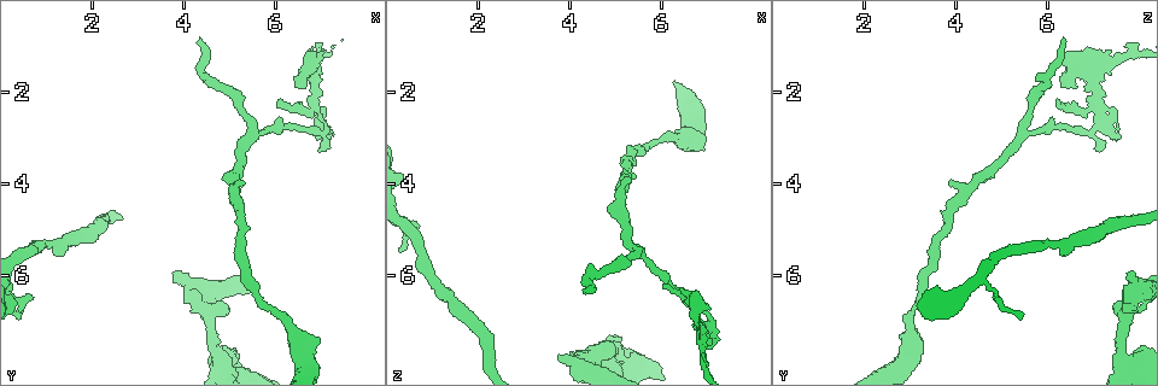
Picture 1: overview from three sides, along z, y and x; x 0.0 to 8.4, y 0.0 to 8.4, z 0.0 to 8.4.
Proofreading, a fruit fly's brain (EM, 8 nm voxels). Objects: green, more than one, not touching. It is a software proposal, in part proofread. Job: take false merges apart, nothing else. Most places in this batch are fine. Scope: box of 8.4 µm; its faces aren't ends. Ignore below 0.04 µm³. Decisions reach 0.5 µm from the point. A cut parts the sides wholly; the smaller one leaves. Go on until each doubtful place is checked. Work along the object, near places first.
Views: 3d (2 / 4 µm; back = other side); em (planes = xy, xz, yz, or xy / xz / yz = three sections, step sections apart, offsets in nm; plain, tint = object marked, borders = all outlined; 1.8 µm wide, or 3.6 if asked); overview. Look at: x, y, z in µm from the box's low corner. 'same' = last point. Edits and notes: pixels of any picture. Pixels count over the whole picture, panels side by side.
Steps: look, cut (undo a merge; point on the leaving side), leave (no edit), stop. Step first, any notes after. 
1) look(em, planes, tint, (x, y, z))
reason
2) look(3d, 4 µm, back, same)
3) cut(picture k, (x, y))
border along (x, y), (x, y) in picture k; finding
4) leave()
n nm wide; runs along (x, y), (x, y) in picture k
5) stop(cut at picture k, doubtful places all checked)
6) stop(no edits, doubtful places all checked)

look(3d, 4 µm, (6.95, 2.50, 7.10))
narrows sharply

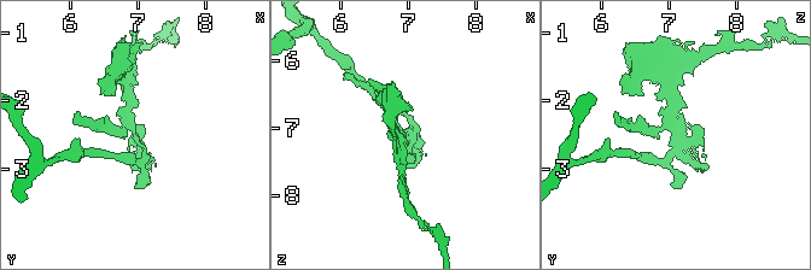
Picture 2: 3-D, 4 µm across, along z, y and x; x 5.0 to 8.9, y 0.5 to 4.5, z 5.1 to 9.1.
look(em, planes, tint, (6.95, 2.45, 7.05))
shape alone is not enough

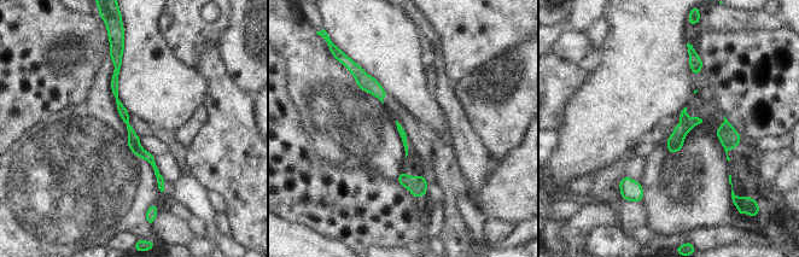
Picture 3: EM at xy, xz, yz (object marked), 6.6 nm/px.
leave()
50 nm wide; runs along (115, 57), (116, 99), (161, 185) in picture 3; all the same cell

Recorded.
look(em, xz, step 16, tint, (6.80, 1.55, 7.00))
abrupt turn

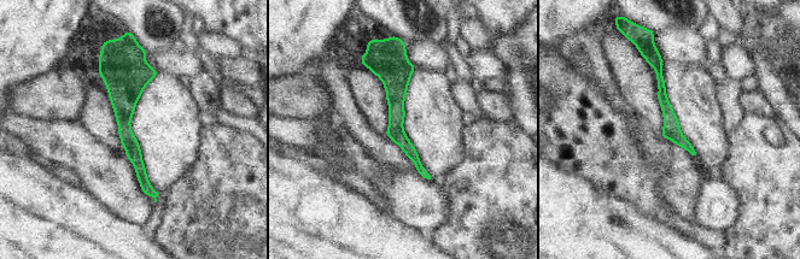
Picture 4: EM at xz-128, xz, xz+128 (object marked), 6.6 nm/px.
look(em, planes, tint, same)
cut it another way

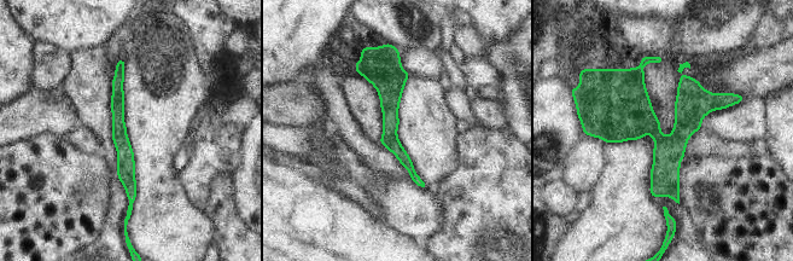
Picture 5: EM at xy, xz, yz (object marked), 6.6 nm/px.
leave()
runs along (121, 62), (117, 123), (132, 198) in picture 5; all the same cell

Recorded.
look(em, xz, step 16, tint, (5.55, 2.95, 5.50))
a fork

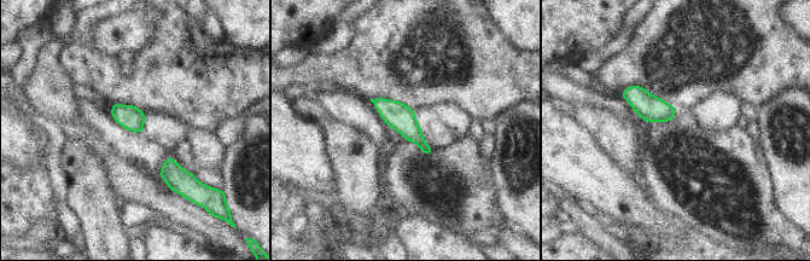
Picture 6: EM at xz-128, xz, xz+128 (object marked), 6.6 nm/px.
look(em, planes, tint, same)

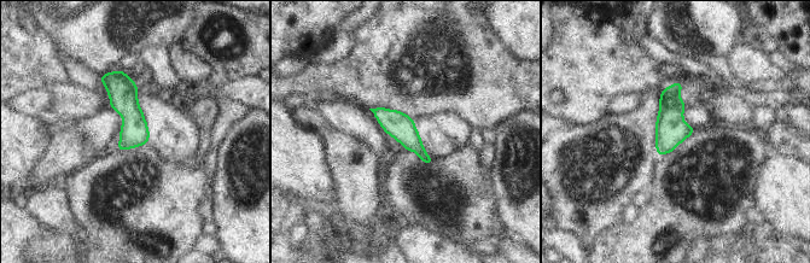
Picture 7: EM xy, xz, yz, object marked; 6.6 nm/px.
leave()
runs along (376, 111), (388, 118), (429, 161) in picture 7; one cell here

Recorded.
stop(no edits, doubtful places all checked)

